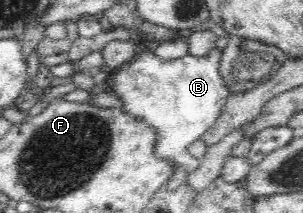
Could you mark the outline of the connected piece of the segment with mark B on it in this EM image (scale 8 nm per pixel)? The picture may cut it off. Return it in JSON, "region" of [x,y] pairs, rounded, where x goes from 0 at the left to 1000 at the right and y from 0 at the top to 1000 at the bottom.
{"region":[[[469,221],[462,258],[446,254],[422,315],[376,343],[370,418],[356,432],[396,455],[403,502],[389,507],[389,521],[403,526],[403,540],[429,545],[429,559],[462,559],[469,577],[488,577],[482,596],[508,601],[515,624],[508,728],[525,756],[574,756],[571,789],[594,779],[611,798],[611,784],[620,784],[620,812],[653,803],[660,765],[647,765],[647,746],[620,718],[620,695],[703,596],[759,446],[733,357],[719,347],[726,268],[729,235],[706,225],[680,254],[620,254],[587,277],[535,277],[512,254],[512,230],[502,244]]]}

